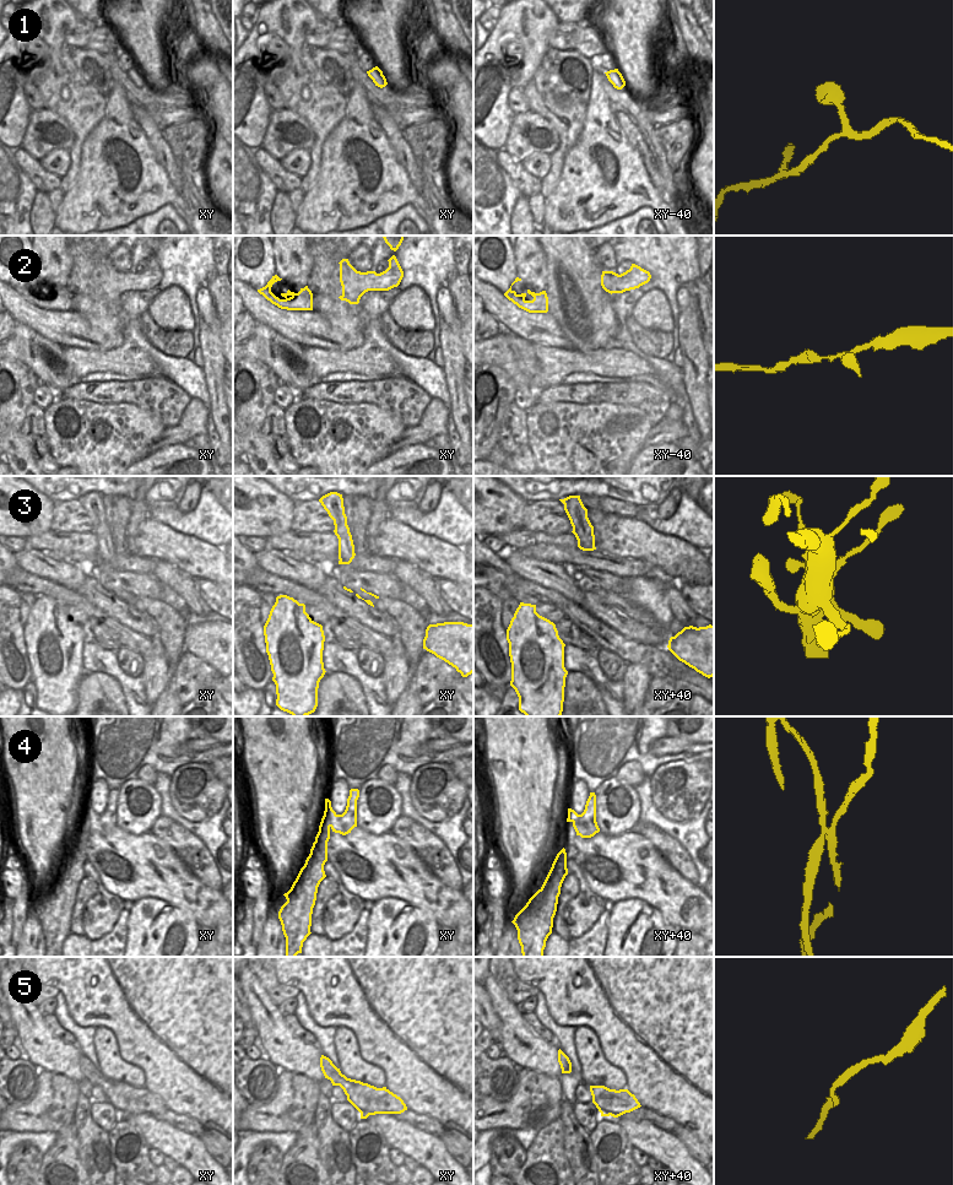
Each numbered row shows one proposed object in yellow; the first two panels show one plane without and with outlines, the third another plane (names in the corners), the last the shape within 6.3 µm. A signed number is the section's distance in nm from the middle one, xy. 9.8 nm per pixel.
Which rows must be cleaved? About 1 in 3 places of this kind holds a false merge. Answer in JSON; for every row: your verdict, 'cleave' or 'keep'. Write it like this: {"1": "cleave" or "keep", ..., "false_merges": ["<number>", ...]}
{"1": "keep", "2": "keep", "3": "keep", "4": "cleave", "5": "keep", "false_merges": ["4"]}

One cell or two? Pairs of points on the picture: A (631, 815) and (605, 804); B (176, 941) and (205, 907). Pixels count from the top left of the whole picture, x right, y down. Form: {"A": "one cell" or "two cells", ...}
{"A": "one cell", "B": "two cells"}

